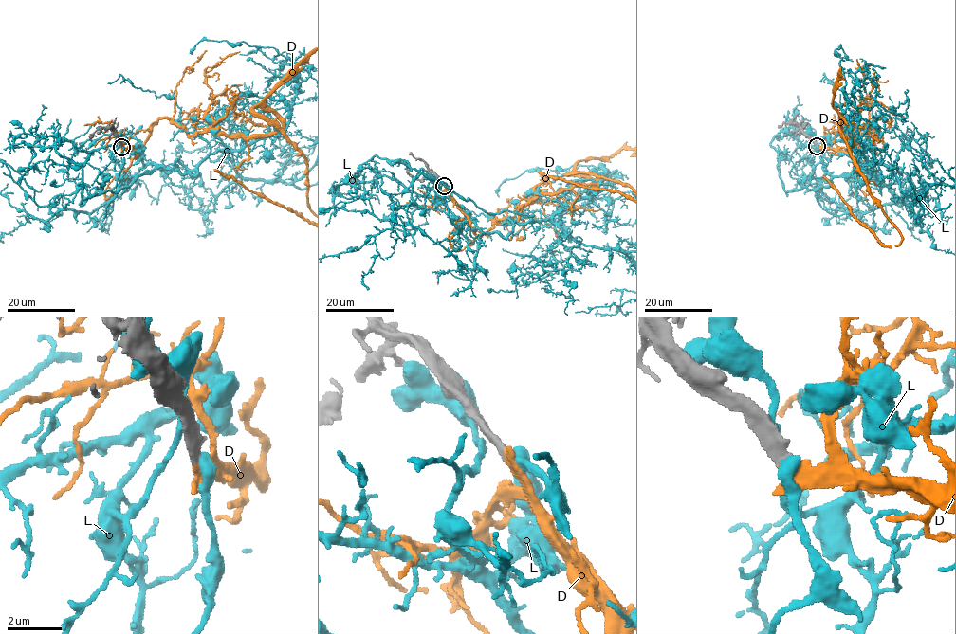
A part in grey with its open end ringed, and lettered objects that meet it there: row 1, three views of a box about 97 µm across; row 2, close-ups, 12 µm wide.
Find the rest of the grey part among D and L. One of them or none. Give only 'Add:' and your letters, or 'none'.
Add: D

